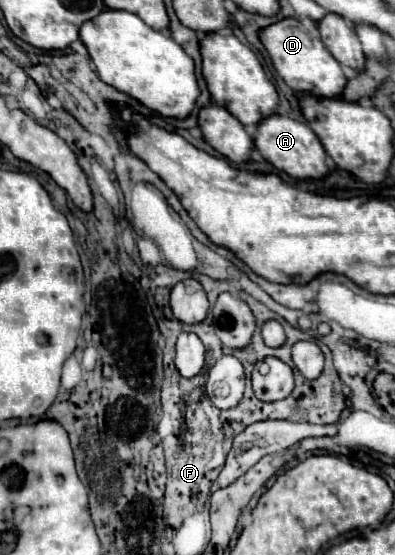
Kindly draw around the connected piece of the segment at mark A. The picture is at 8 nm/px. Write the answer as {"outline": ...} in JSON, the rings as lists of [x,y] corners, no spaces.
{"outline":[[[276,112],[258,122],[254,134],[254,146],[264,160],[268,160],[274,168],[290,174],[292,178],[324,178],[330,170],[326,152],[322,150],[322,144],[310,130],[310,126]]]}

